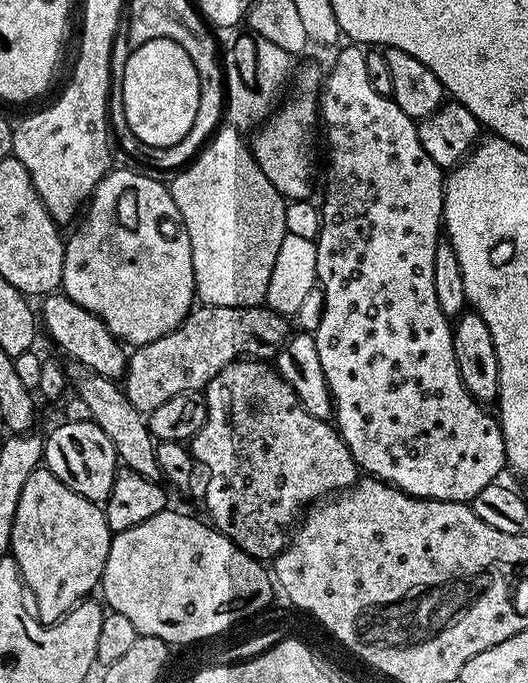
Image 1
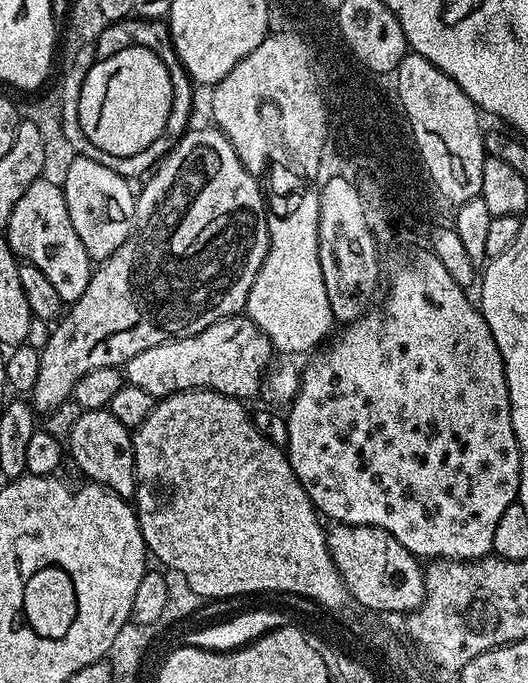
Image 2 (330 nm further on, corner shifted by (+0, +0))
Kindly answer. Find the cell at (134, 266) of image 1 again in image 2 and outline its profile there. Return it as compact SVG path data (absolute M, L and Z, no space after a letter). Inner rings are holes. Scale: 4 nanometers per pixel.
M77 155L67 171L63 186L66 206L70 210L70 222L74 222L74 230L78 238L82 238L82 246L86 246L88 259L103 262L130 238L136 227L137 193L125 177L114 170L102 166L102 162L94 162L90 158Z

